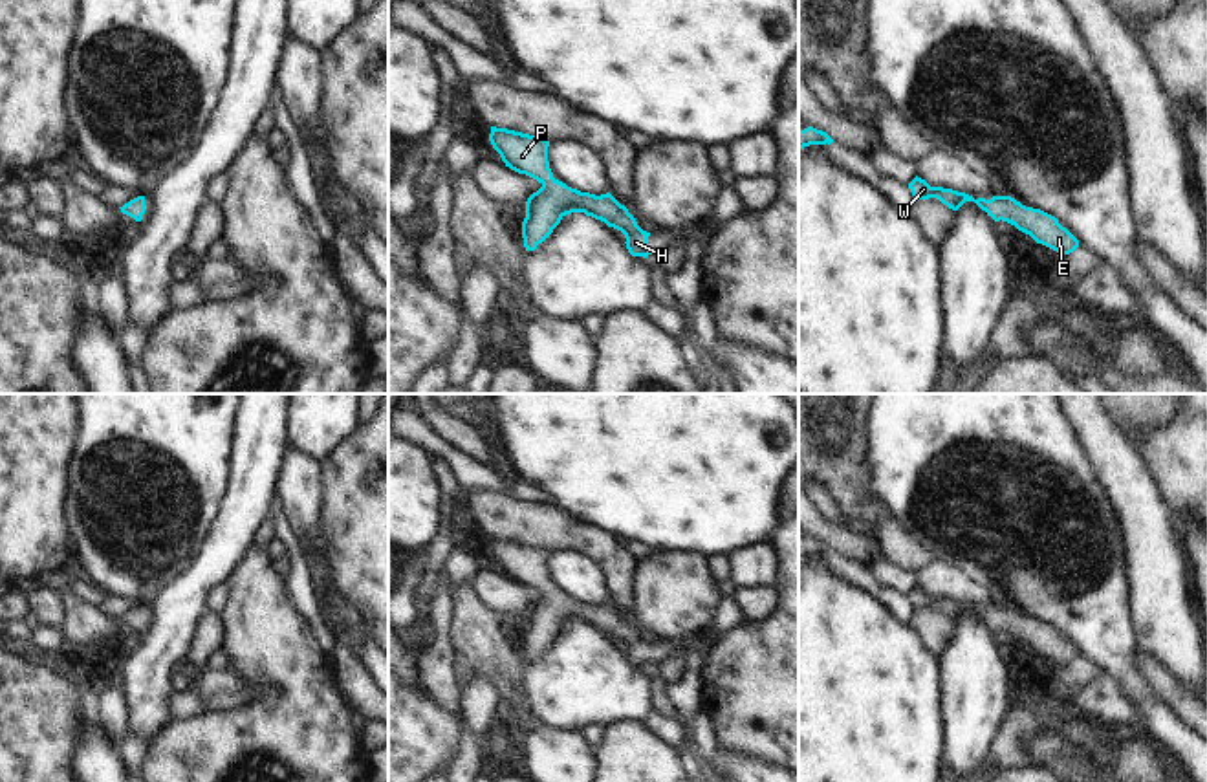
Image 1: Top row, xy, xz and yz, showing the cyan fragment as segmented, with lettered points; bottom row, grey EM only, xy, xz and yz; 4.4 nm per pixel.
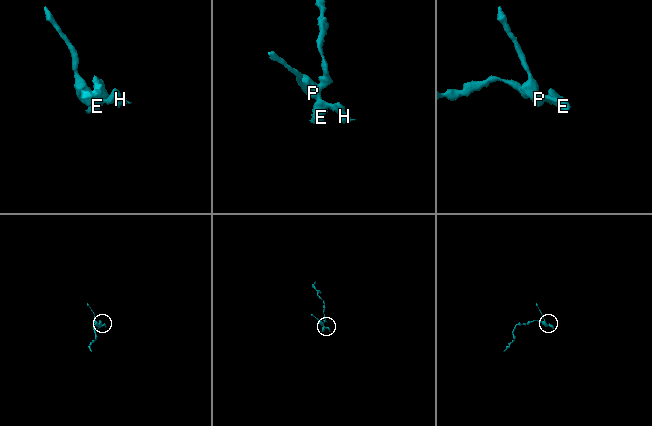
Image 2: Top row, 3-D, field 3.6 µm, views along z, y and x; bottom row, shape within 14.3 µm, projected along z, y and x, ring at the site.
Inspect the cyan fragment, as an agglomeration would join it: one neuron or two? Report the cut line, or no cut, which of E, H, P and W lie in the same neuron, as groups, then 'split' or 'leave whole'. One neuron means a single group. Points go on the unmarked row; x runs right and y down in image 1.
no cut; E H P W; leave whole

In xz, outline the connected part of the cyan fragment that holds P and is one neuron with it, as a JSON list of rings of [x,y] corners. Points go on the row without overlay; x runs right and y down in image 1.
[[[491,537],[489,551],[506,577],[542,595],[526,612],[526,628],[522,632],[526,661],[535,661],[566,625],[584,623],[621,641],[632,667],[647,668],[654,665],[648,657],[650,643],[643,641],[628,619],[610,603],[601,606],[581,603],[553,588],[548,571],[548,549]]]

